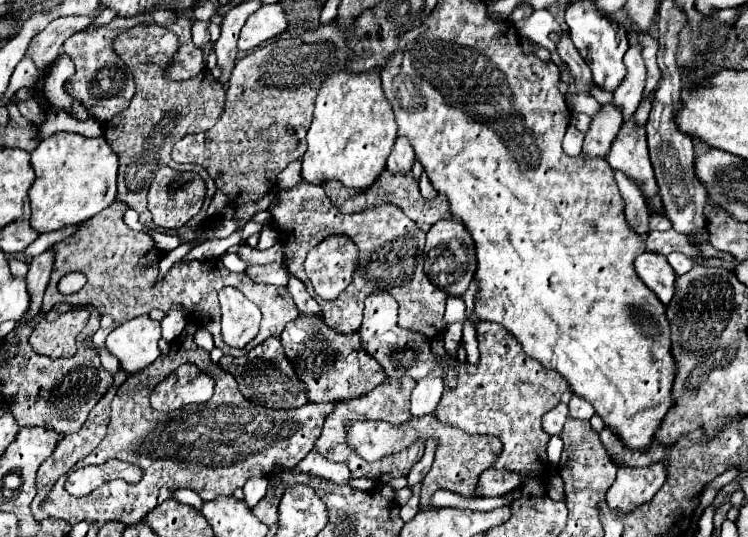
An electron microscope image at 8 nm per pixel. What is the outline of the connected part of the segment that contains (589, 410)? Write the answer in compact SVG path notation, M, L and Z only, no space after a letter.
M577 394L571 396L571 402L569 402L569 416L571 418L589 420L593 414L595 414L595 410L593 410L593 406L585 398L579 398Z

